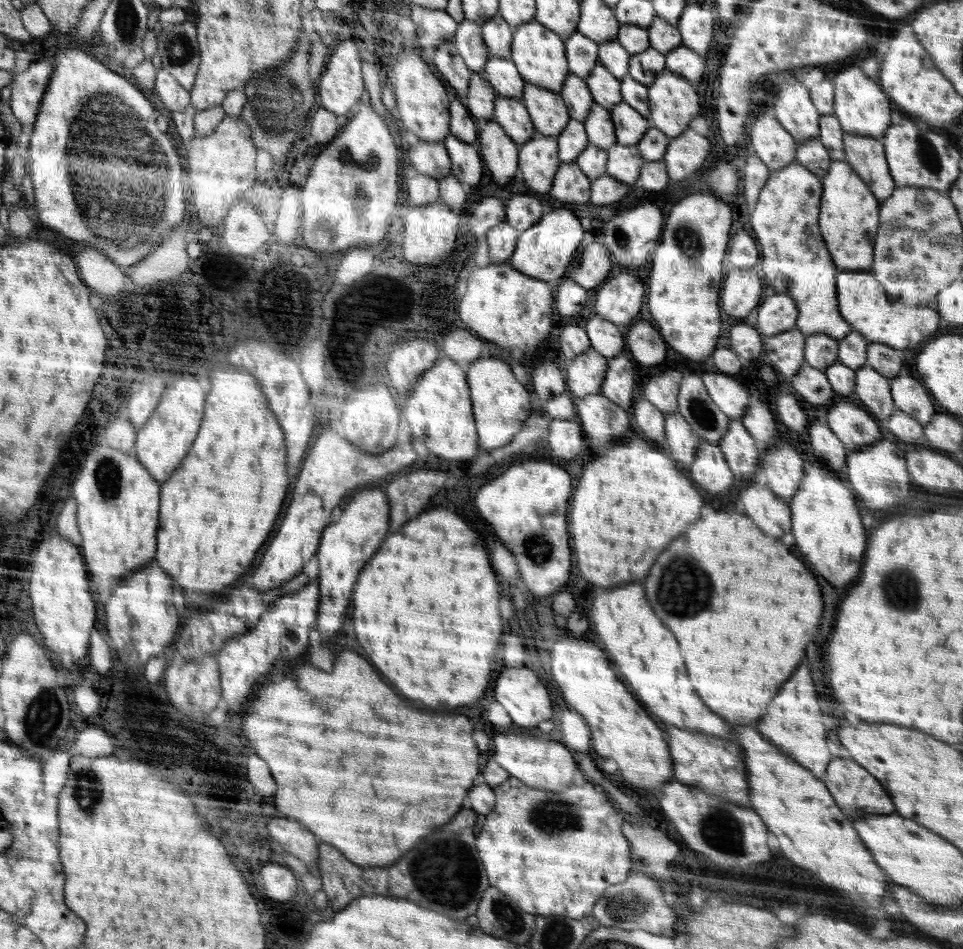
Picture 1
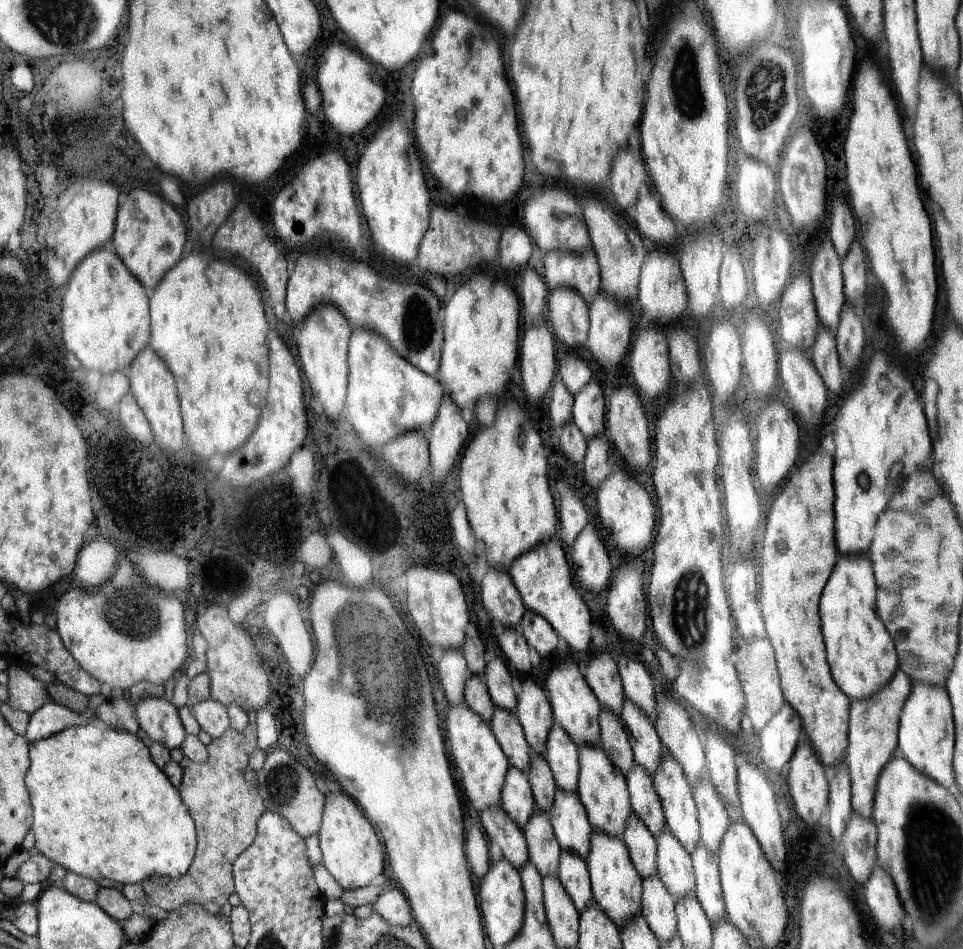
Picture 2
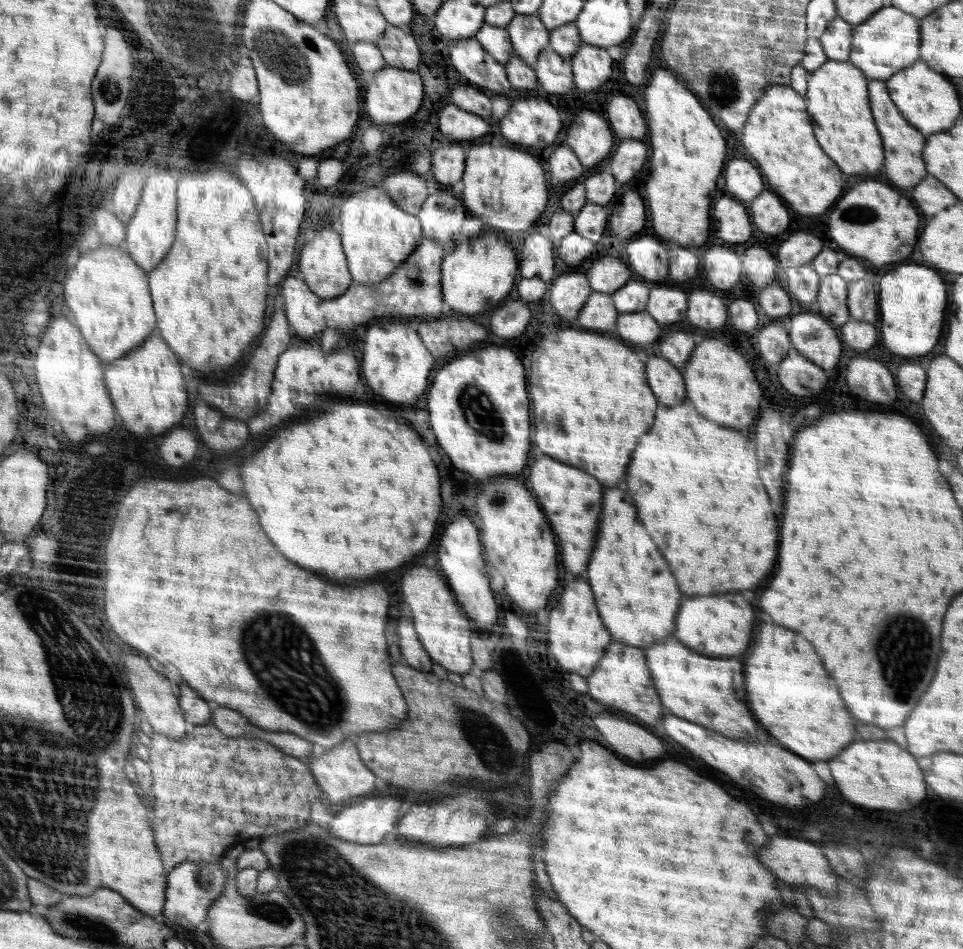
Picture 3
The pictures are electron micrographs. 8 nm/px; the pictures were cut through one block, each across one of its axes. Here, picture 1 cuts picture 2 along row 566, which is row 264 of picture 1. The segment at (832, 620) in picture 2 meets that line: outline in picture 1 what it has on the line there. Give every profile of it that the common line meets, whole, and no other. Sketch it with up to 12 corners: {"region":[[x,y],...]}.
{"region":[[844,160],[822,180],[837,272],[869,271],[880,201]]}

